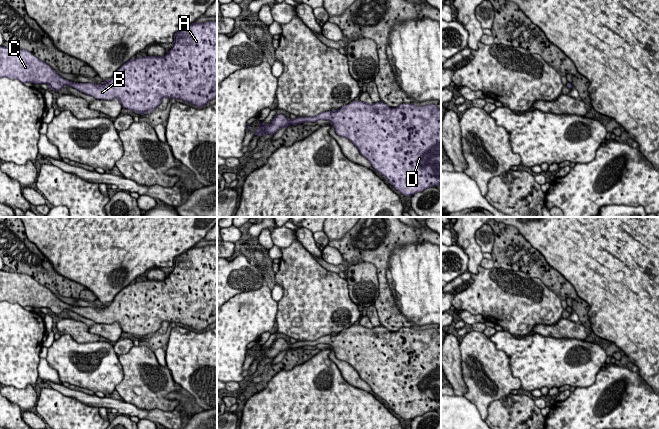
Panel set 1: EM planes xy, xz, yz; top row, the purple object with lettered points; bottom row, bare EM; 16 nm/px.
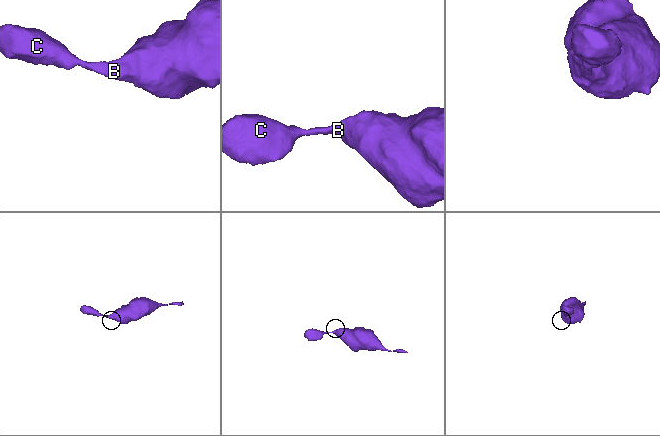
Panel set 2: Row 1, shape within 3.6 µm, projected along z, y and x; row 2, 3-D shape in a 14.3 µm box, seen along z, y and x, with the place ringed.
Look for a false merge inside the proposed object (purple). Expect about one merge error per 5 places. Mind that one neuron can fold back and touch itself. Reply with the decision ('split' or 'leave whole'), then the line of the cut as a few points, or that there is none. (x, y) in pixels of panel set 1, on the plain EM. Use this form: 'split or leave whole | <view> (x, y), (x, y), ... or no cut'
leave whole | no cut

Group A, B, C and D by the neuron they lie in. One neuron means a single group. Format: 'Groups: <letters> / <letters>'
Groups: A B C D

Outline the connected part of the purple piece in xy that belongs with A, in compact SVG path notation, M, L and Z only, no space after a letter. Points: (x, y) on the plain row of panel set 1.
M217 245L188 249L175 258L174 269L164 280L147 279L146 281L132 282L123 288L110 304L100 309L71 306L61 301L47 287L39 284L29 275L0 270L0 302L3 301L17 303L22 307L48 308L50 313L55 315L69 309L96 323L118 323L123 332L131 333L141 339L158 332L164 321L181 323L201 332L208 325L217 321Z

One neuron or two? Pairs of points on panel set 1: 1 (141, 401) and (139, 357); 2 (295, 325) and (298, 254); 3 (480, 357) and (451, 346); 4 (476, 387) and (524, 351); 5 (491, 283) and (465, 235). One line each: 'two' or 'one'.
1: one
2: one
3: two
4: two
5: two

